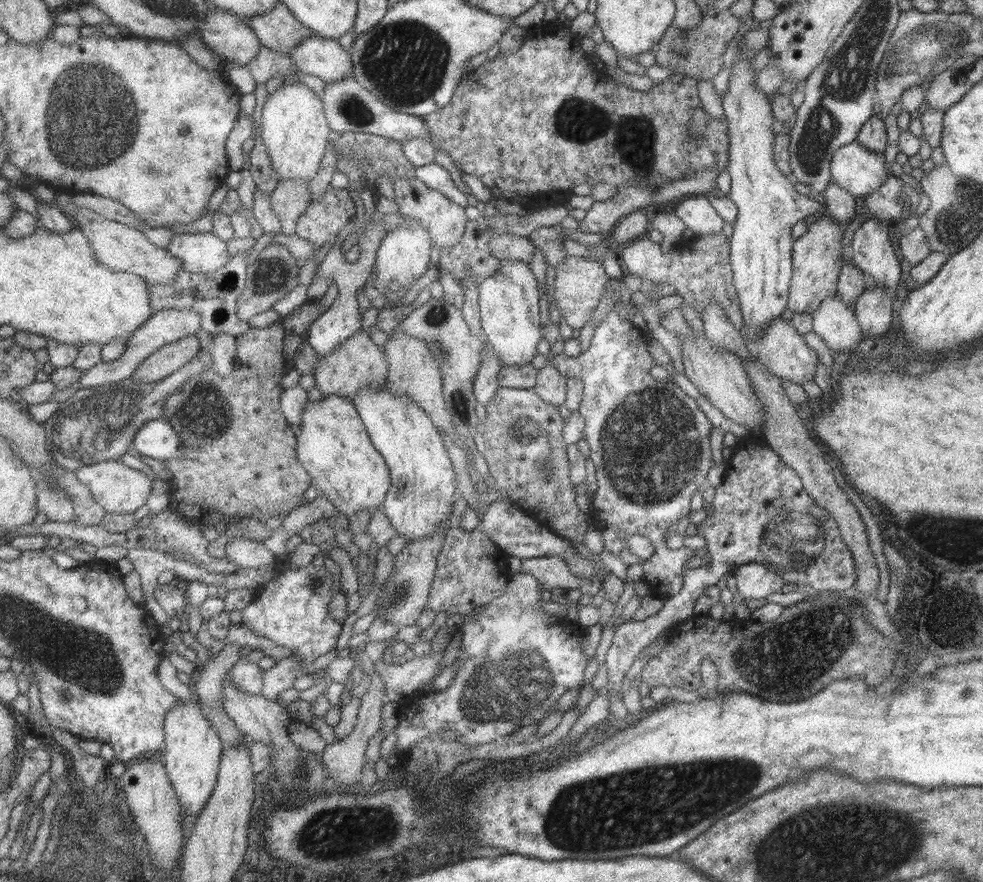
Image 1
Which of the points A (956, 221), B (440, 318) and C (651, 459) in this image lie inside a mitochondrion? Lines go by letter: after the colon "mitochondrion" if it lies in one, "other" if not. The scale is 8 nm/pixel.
A: mitochondrion
B: mitochondrion
C: mitochondrion

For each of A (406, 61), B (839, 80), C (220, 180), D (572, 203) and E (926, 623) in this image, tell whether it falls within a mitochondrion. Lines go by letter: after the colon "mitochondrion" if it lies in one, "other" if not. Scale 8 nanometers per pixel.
A: mitochondrion
B: mitochondrion
C: other
D: other
E: other

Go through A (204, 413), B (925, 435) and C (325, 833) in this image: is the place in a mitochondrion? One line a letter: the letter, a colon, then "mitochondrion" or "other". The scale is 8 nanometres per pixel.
A: mitochondrion
B: other
C: mitochondrion

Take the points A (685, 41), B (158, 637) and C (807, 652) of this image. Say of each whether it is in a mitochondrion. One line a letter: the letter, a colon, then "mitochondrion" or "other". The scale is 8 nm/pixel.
A: mitochondrion
B: other
C: mitochondrion

